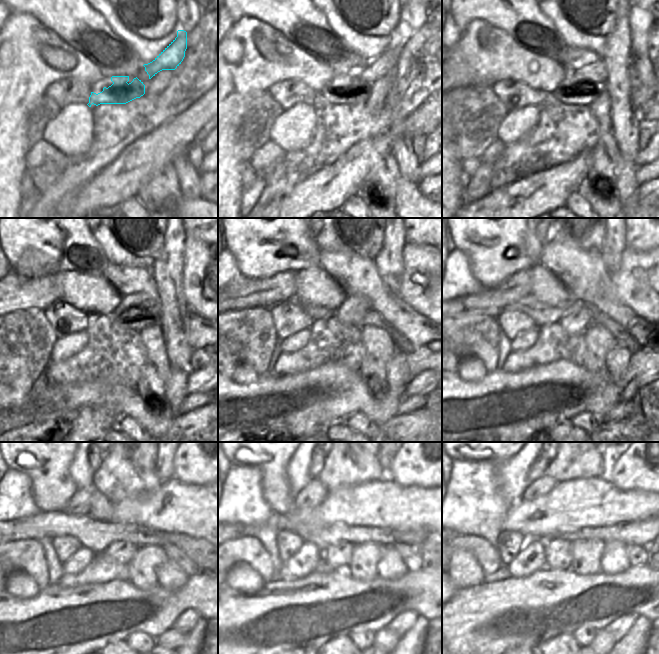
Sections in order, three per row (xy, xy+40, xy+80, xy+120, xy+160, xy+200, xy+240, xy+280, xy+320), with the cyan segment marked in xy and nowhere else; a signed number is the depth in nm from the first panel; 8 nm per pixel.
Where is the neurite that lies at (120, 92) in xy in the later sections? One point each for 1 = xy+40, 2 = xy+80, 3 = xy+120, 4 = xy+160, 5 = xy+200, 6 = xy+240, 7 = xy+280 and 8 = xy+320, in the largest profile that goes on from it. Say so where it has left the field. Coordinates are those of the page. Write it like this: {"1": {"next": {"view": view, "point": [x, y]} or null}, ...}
{"1": {"next": {"view": "xy+40", "point": [344, 92]}}, "2": {"next": {"view": "xy+80", "point": [580, 87]}}, "3": {"next": {"view": "xy+120", "point": [133, 309]}}, "4": {"next": {"view": "xy+160", "point": [355, 310]}}, "5": {"next": {"view": "xy+200", "point": [575, 323]}}, "6": {"next": {"view": "xy+240", "point": [121, 551]}}, "7": {"next": {"view": "xy+280", "point": [340, 554]}}, "8": {"next": {"view": "xy+320", "point": [557, 550]}}}

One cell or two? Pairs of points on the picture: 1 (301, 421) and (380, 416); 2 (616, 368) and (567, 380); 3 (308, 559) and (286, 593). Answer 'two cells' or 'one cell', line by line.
1: one cell
2: two cells
3: two cells

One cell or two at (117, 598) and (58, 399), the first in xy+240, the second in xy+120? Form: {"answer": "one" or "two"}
{"answer": "one"}

